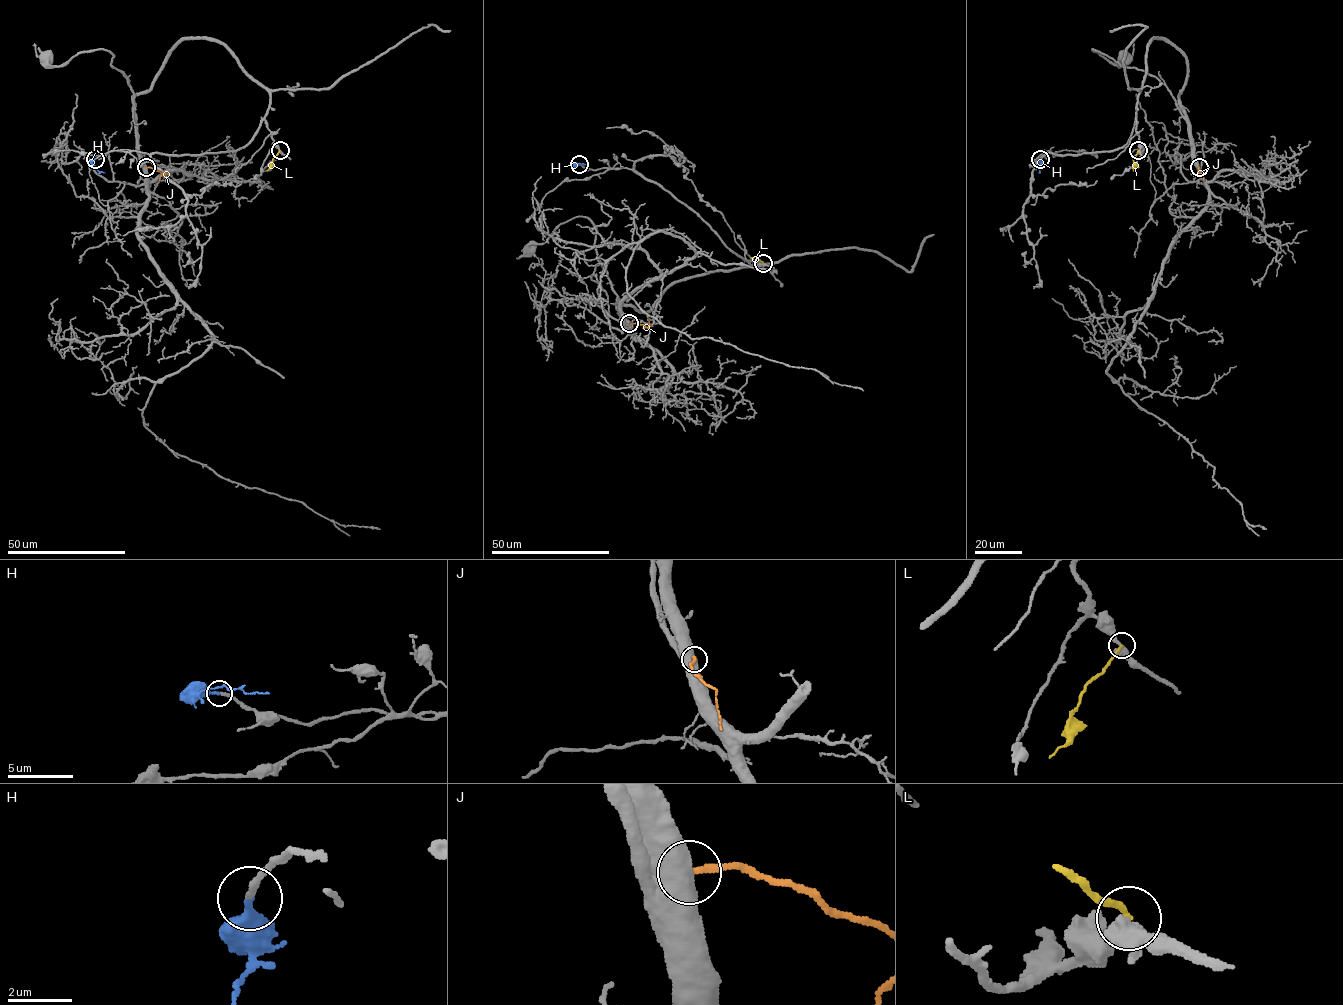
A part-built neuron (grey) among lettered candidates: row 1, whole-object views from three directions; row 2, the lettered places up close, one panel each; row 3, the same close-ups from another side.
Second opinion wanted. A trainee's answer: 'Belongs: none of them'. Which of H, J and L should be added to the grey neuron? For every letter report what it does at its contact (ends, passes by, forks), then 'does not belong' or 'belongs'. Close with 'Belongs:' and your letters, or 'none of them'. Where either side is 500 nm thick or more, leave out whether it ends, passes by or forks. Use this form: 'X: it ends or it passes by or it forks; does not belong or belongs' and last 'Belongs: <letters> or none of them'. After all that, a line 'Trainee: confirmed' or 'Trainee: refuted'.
H: it ends; belongs
J: does not belong
L: it ends; does not belong
Belongs: H
Trainee: refuted

